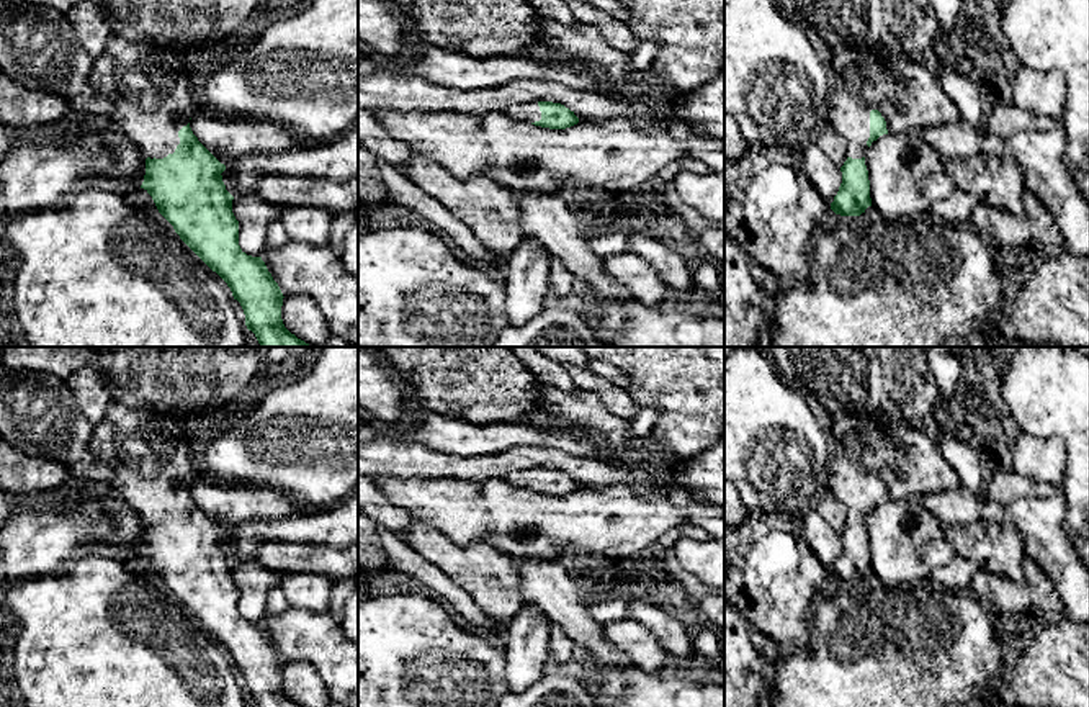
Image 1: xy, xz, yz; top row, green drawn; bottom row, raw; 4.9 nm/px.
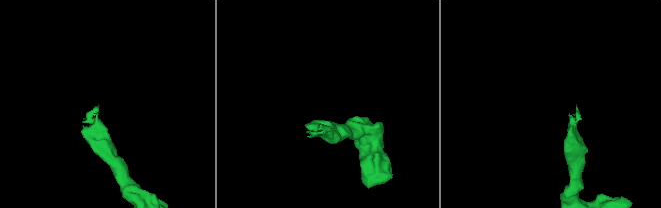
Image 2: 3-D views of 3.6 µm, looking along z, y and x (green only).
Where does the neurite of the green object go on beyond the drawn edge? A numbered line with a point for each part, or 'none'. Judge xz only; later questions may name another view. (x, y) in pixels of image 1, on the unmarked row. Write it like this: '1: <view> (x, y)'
1: xz (528, 480)

